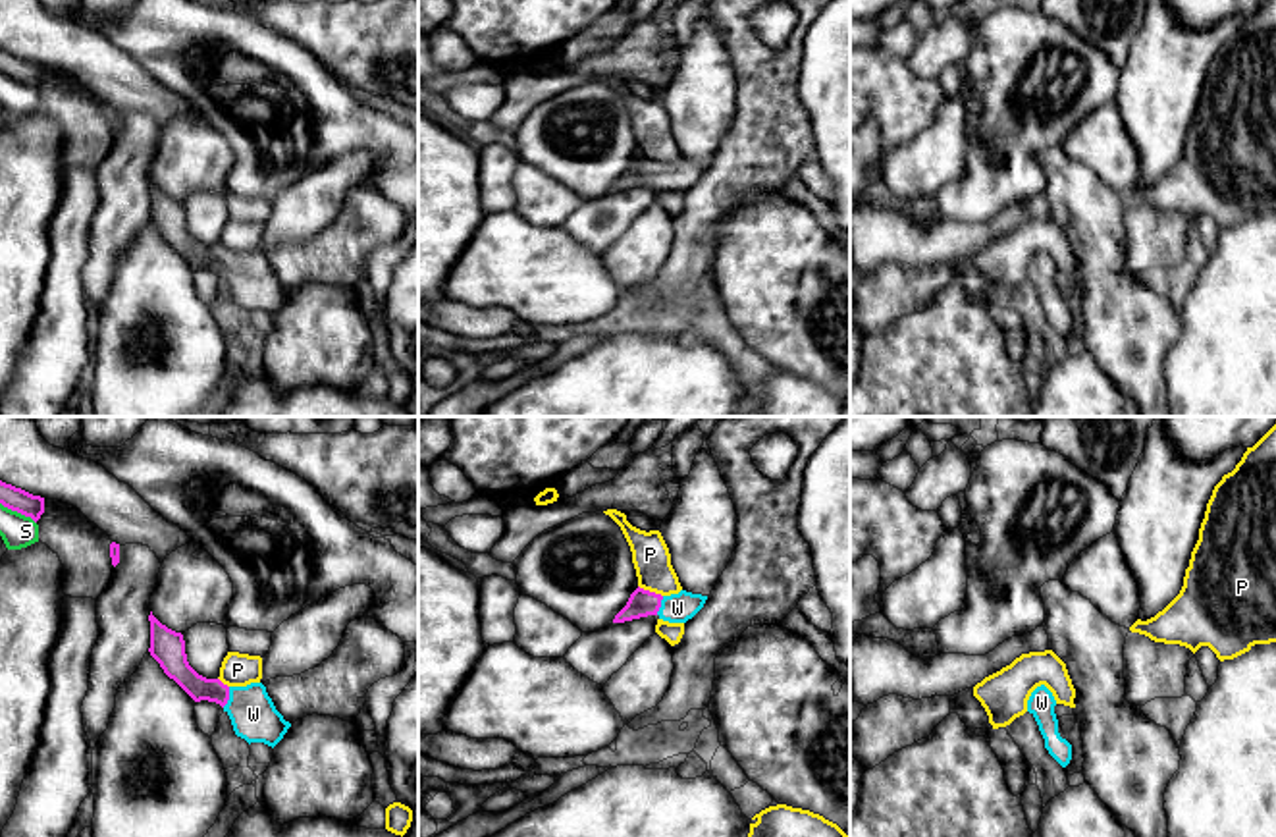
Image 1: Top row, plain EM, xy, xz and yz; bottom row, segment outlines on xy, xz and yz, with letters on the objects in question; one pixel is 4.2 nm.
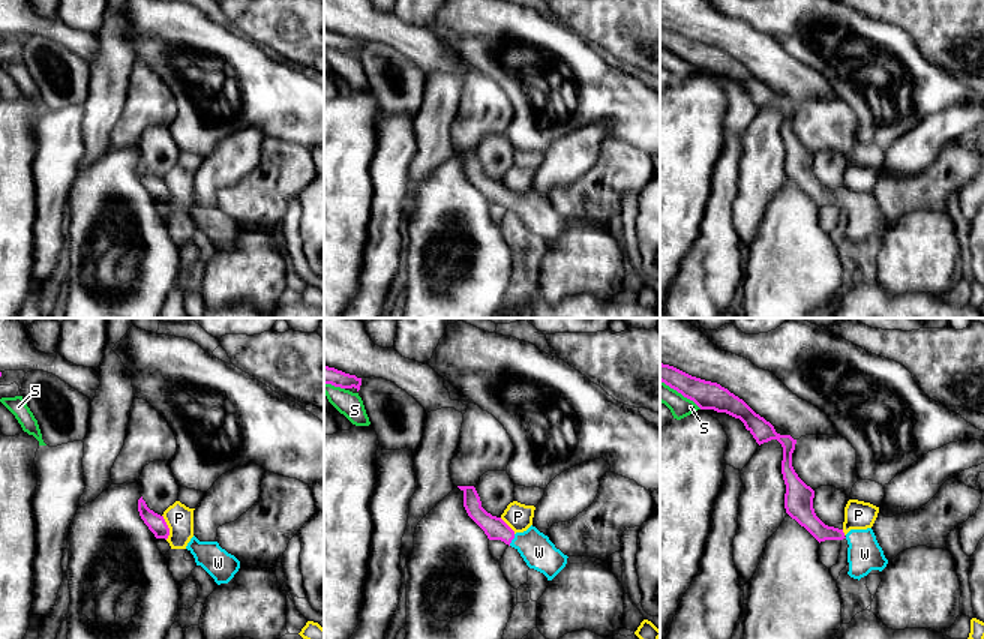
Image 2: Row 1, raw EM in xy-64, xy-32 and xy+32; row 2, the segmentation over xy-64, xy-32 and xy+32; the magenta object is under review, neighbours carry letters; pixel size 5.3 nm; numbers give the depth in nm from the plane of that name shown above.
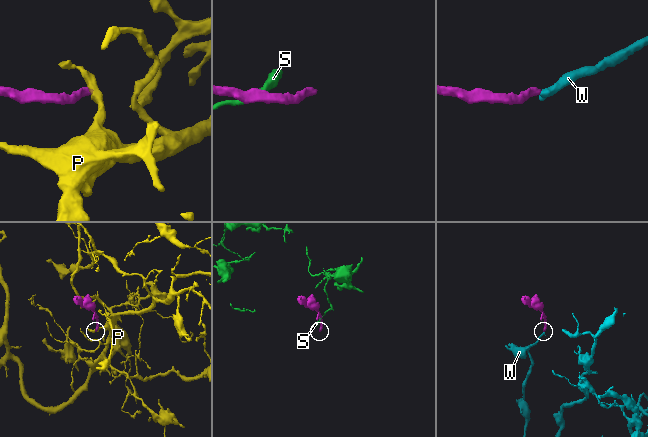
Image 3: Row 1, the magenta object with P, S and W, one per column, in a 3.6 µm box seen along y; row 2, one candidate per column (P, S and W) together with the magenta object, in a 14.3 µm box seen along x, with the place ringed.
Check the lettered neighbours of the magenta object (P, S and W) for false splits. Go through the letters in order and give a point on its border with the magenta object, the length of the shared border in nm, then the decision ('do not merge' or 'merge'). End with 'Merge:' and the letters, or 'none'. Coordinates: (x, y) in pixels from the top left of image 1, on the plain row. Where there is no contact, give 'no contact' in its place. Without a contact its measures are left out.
P: xz (648, 159) | 120 nm | do not merge
S: xy (18, 80) | 180 nm | do not merge
W: xy (228, 265) | 90 nm | merge
Merge: W

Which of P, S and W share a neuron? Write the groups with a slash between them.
P / S / W

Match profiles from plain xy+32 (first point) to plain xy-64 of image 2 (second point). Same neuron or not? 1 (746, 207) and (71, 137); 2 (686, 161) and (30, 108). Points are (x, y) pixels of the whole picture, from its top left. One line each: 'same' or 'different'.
1: different
2: same

